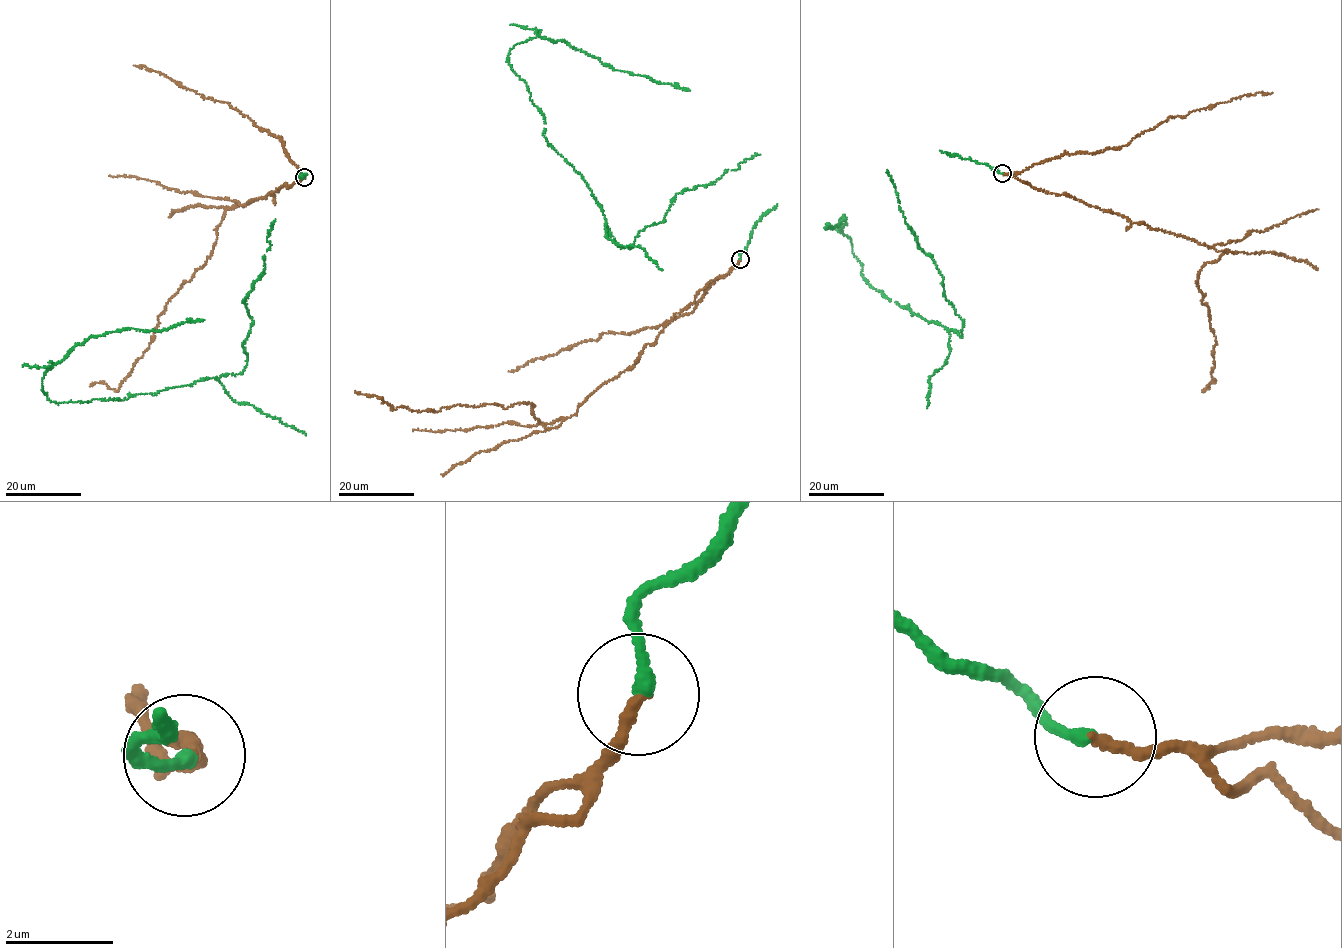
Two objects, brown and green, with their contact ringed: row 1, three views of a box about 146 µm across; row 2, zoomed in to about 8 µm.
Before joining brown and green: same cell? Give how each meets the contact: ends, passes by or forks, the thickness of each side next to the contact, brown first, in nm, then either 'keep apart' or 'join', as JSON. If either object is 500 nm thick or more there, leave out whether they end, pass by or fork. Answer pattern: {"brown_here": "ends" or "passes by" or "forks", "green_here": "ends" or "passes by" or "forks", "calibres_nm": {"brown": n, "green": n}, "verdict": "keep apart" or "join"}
{"brown_here": "ends", "green_here": "ends", "calibres_nm": {"brown": 200, "green": 240}, "verdict": "join"}

